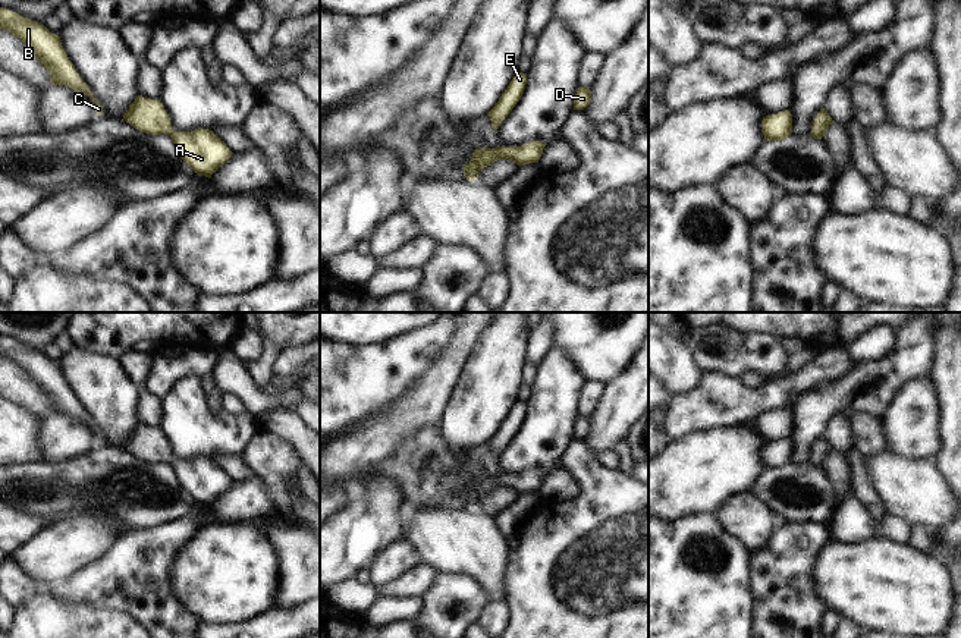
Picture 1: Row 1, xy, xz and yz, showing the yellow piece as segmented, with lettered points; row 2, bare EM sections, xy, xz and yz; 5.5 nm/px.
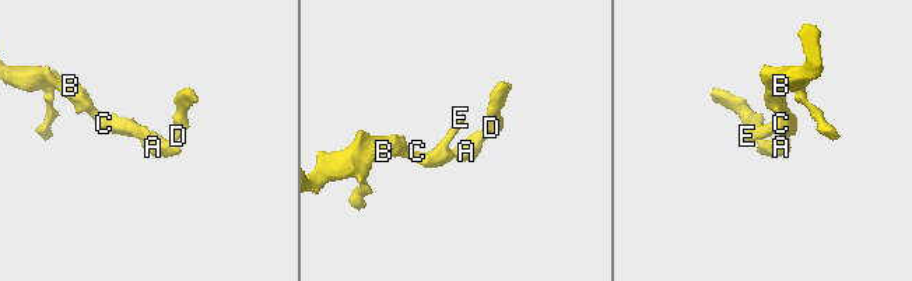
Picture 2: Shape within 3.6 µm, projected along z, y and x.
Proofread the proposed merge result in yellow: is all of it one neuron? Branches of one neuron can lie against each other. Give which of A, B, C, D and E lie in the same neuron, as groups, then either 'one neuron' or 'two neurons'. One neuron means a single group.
A B C D E | one neuron

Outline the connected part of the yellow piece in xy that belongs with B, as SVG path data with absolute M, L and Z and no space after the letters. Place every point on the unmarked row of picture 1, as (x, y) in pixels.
M0 336L0 356L12 361L31 377L47 397L51 414L65 414L85 422L97 444L103 443L103 436L95 430L88 414L69 389L59 364L51 362L43 352L3 336Z

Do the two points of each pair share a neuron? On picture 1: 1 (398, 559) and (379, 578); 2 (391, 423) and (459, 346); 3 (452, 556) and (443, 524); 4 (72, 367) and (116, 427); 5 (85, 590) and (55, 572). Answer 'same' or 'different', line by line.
1: same
2: same
3: same
4: same
5: different

